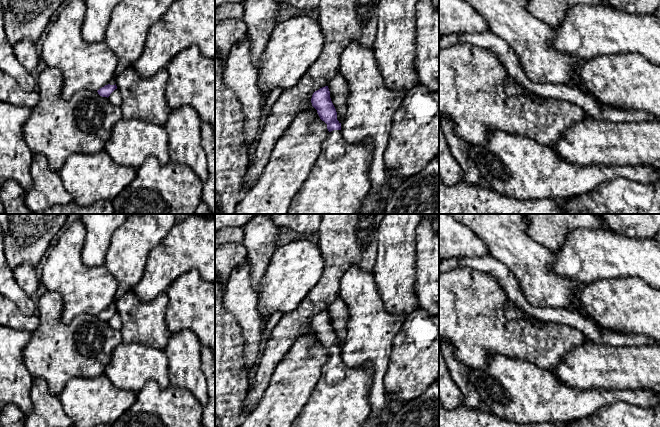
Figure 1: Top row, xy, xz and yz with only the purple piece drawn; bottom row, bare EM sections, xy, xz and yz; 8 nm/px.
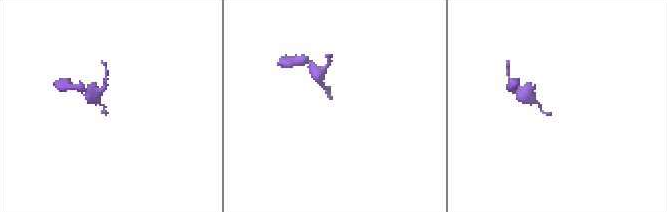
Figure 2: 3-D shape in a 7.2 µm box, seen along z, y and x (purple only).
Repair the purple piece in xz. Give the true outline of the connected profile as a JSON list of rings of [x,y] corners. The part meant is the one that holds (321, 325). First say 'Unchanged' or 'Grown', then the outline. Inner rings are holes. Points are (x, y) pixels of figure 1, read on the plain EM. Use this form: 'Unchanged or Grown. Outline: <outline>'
Grown. Outline: [[[328,310],[315,315],[311,327],[320,343],[327,348],[329,358],[321,368],[320,378],[307,403],[291,427],[363,427],[371,414],[369,392],[373,377],[372,366],[367,362],[359,367],[348,367],[343,363],[341,347],[337,344]]]

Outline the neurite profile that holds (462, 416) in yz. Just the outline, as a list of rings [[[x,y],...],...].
[[[439,404],[439,427],[558,427],[554,423],[518,424],[499,418],[492,412],[460,406],[445,409]]]

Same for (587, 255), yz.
[[[608,228],[576,229],[570,231],[561,247],[553,251],[556,261],[552,271],[560,277],[589,284],[598,280],[638,277],[651,287],[660,290],[660,247],[656,240],[619,235]]]

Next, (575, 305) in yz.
[[[574,296],[571,299],[571,303],[570,303],[568,308],[573,310],[574,312],[578,312],[579,314],[581,314],[585,318],[590,318],[589,316],[587,316],[586,314],[583,313],[583,306],[582,306],[582,303],[580,301],[580,298],[578,298],[576,296]]]

